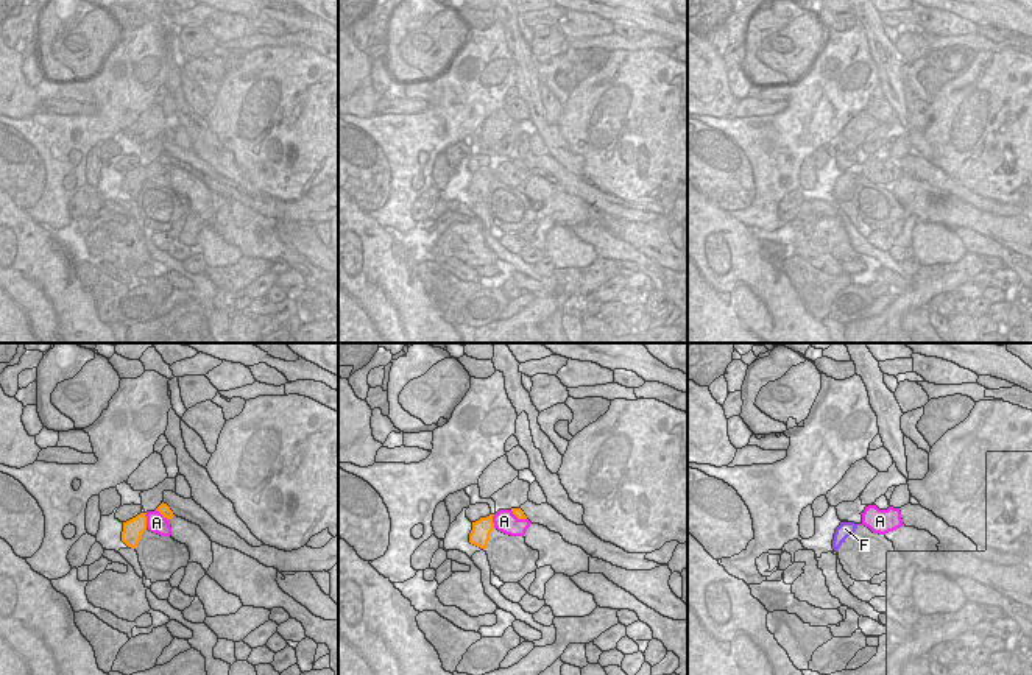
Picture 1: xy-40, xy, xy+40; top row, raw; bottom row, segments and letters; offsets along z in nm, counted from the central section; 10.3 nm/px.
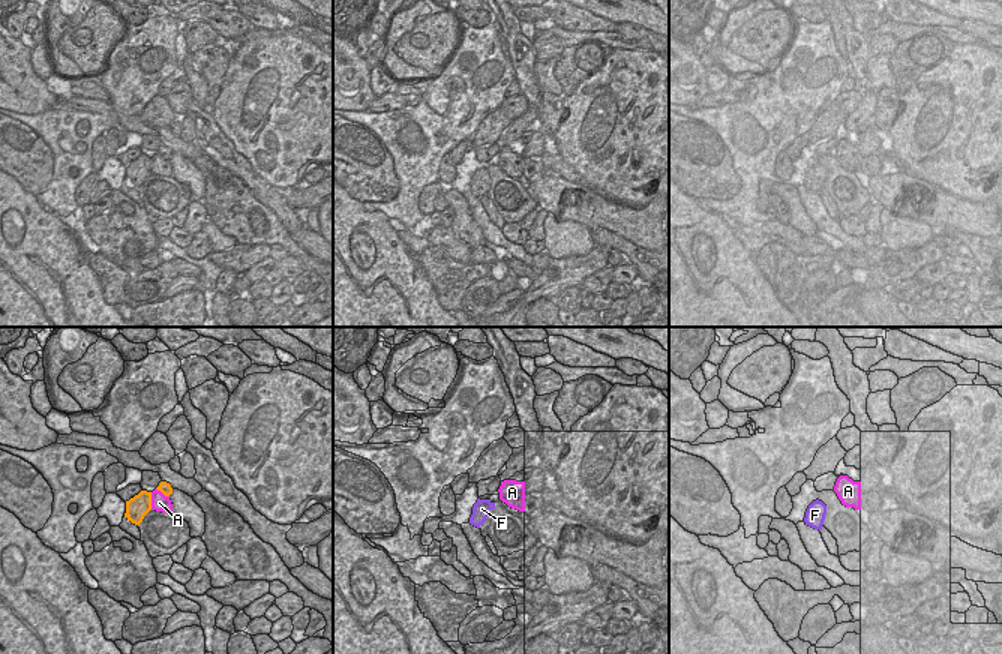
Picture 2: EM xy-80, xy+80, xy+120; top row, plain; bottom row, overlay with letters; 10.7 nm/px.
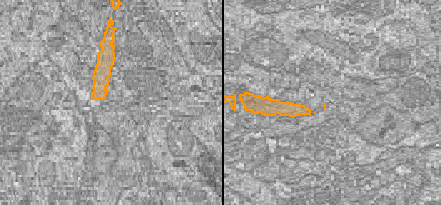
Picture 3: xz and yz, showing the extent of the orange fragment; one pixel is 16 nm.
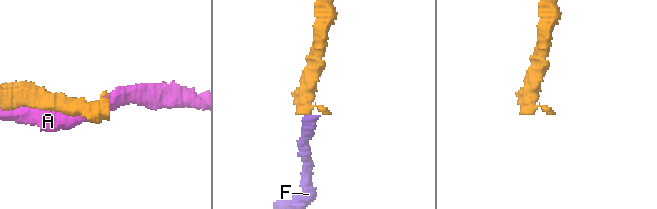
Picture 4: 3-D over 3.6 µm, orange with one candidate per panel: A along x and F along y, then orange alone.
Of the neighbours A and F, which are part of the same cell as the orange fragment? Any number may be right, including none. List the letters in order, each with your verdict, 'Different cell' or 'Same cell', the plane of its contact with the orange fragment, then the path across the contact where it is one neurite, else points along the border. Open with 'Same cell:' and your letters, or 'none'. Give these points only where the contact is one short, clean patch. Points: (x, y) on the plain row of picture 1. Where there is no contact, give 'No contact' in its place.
Same cell: F
A: Different cell. Touches orange in xy-40
F: Same cell. No contact

